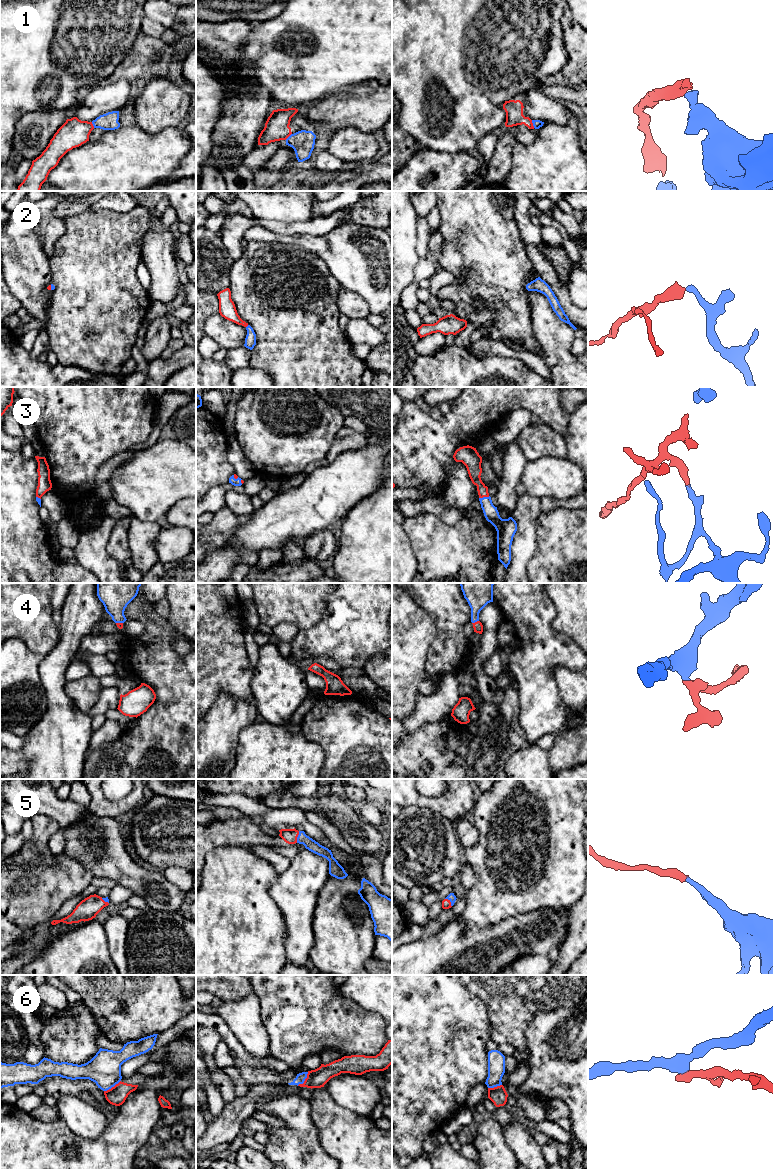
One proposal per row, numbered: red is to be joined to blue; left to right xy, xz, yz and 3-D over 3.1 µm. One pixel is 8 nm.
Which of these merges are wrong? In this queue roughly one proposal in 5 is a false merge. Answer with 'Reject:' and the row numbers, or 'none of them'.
Reject: 1

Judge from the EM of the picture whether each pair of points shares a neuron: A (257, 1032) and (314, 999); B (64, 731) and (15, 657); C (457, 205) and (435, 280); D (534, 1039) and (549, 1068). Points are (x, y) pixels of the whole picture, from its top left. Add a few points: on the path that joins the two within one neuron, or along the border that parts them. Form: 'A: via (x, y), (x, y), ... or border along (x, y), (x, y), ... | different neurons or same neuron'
A: border along (259, 1004), (259, 1015), (269, 1040), (269, 1050) | different neurons
B: border along (41, 681), (46, 697), (46, 711), (35, 725) | different neurons
C: border along (451, 272), (455, 281), (444, 285), (436, 293) | different neurons
D: via (541, 1046), (547, 1052), (549, 1061) | same neuron

